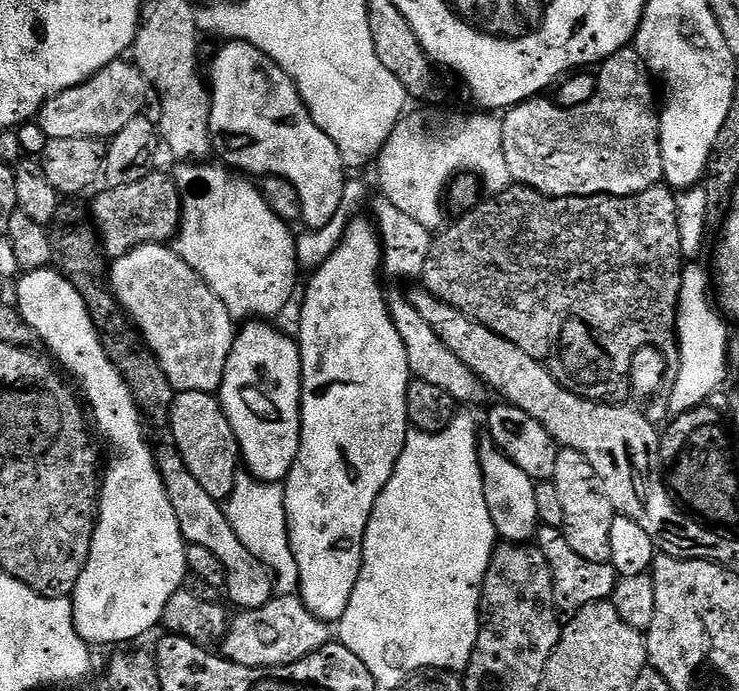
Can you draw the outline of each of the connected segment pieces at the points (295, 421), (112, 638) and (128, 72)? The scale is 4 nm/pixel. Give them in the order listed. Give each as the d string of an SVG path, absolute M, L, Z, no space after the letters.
M248 322L236 333L230 358L226 362L224 380L220 383L218 399L224 407L226 418L234 430L240 447L242 464L256 480L265 484L280 484L288 479L300 449L300 346L284 332L279 332L268 322Z
M51 267L40 268L37 272L25 272L16 282L15 307L20 309L22 318L26 318L28 325L36 331L39 343L44 343L56 355L55 363L69 377L72 375L80 383L78 392L90 413L91 423L92 420L96 423L101 438L112 447L112 452L116 455L102 472L100 507L96 513L96 529L90 554L78 578L78 586L70 597L74 626L80 637L90 646L128 646L131 645L128 644L131 640L146 635L155 624L159 625L163 621L166 602L170 602L170 598L174 598L174 594L185 587L189 571L184 535L178 526L178 518L174 515L174 506L170 506L162 474L156 465L153 445L148 445L148 440L144 437L145 425L142 423L140 409L136 407L132 392L126 386L122 374L118 374L114 362L110 362L94 322L86 310L86 302L82 302L82 294L78 294L78 290L70 286L68 279Z
M124 58L115 60L86 82L62 90L62 94L46 101L40 107L38 117L42 134L46 134L49 140L90 138L107 141L116 136L118 130L123 130L130 122L134 122L134 118L141 116L148 104L148 96L150 100L150 89L135 63L128 61L127 64L126 61Z

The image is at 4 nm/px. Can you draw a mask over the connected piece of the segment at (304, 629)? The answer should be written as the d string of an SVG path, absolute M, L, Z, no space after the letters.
M273 595L271 602L258 610L237 611L231 617L224 636L222 655L225 660L247 668L277 668L298 662L320 652L330 643L329 625L306 607L299 595Z

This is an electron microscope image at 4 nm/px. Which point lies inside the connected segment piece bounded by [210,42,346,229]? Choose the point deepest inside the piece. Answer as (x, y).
(260, 123)

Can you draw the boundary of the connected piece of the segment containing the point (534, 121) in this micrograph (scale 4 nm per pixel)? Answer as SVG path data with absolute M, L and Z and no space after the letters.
M629 46L599 65L596 93L590 102L564 108L551 99L533 98L507 109L502 116L502 150L513 181L547 196L633 196L661 183L664 167L660 149L660 113L658 92L652 89L652 83L654 80L644 59L635 47Z

